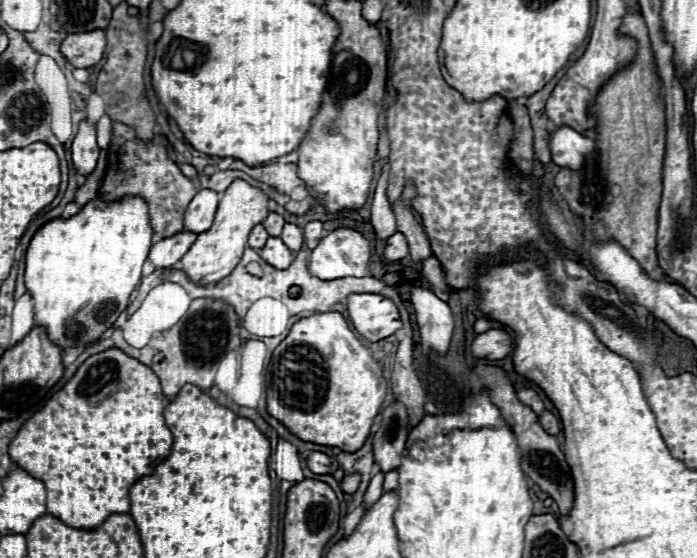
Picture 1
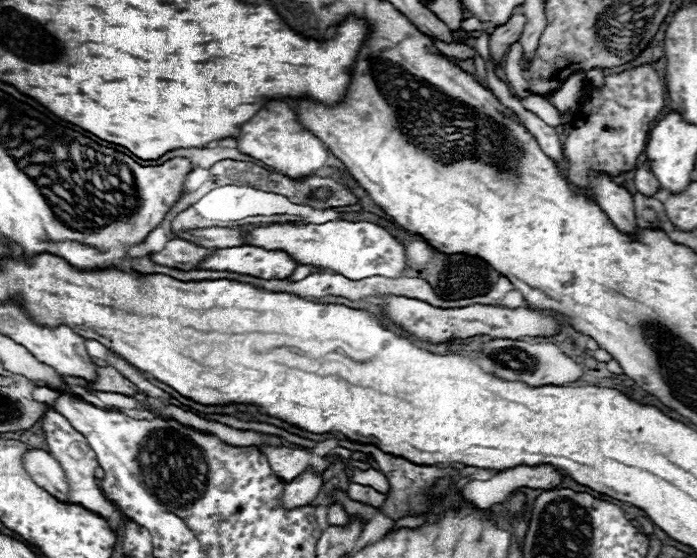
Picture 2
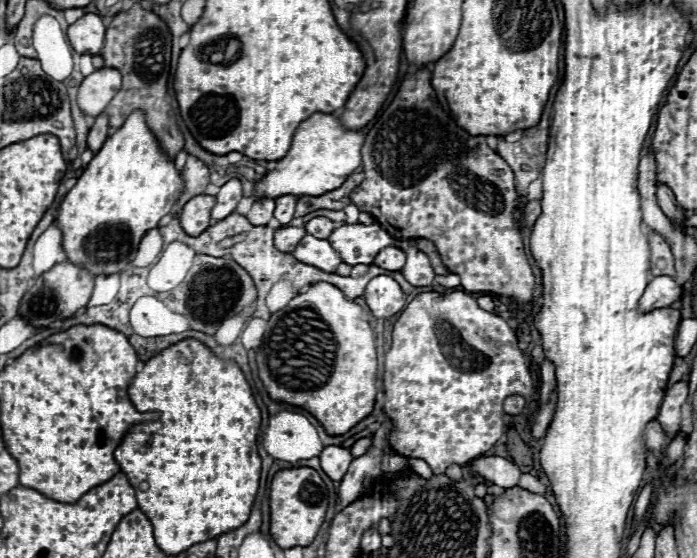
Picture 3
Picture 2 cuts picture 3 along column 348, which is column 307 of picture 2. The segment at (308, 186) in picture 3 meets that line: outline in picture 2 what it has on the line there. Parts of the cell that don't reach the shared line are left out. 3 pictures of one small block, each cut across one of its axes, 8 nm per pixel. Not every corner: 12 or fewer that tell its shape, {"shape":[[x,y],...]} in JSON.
{"shape":[[282,100],[240,126],[240,152],[290,178],[328,150]]}

